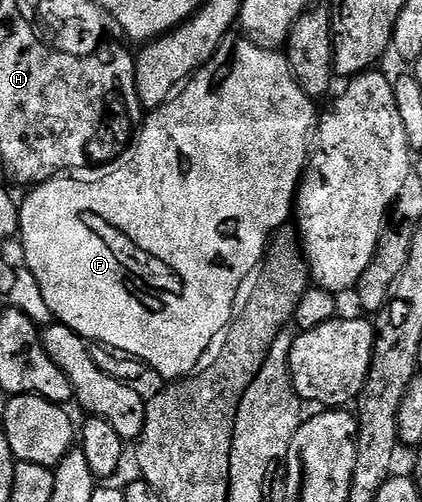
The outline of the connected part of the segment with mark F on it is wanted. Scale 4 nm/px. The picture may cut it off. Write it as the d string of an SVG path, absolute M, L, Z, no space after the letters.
M229 36L224 38L222 44L216 50L215 56L213 56L205 66L201 66L200 69L184 83L179 93L169 98L163 106L155 107L155 109L149 113L152 115L150 115L148 119L146 119L147 117L143 119L142 125L139 127L138 133L134 138L136 146L130 147L129 150L125 152L124 159L122 159L109 174L102 175L100 182L79 182L79 180L76 179L79 177L76 176L57 176L31 187L31 189L25 193L28 195L22 198L20 202L20 232L18 242L24 245L24 262L28 265L28 270L32 273L32 278L36 281L37 288L40 289L40 298L44 301L45 308L53 314L51 317L55 319L55 321L61 322L66 328L70 328L74 332L81 334L89 343L118 348L130 356L141 358L149 371L157 370L162 377L168 378L164 380L179 380L193 373L193 371L201 365L200 357L211 348L212 341L214 341L216 337L217 341L217 339L227 331L229 324L232 323L232 314L236 310L242 284L256 271L257 266L260 265L260 261L264 259L264 252L268 248L268 243L272 241L272 235L293 217L294 207L296 205L296 192L300 189L300 180L303 178L304 172L308 168L310 143L313 141L314 131L318 126L317 103L309 98L306 92L302 92L302 88L296 83L296 77L293 76L292 70L288 66L287 57L285 57L281 51L280 54L276 51L279 49L269 48L267 45L253 40L251 37L239 37L240 38Z

